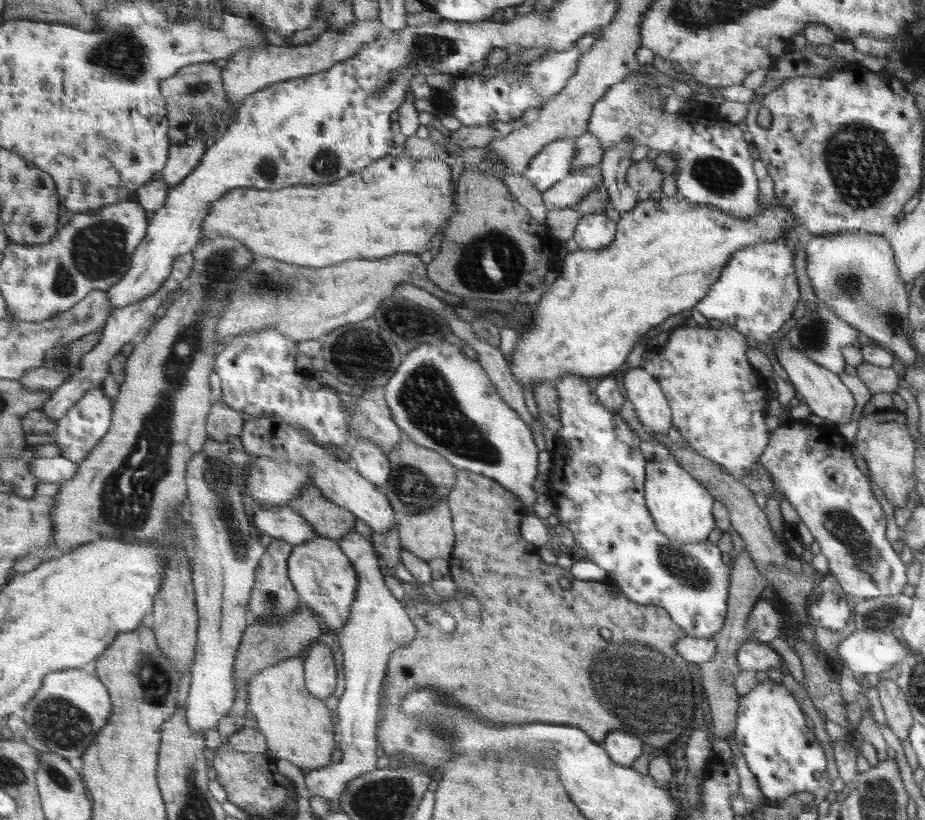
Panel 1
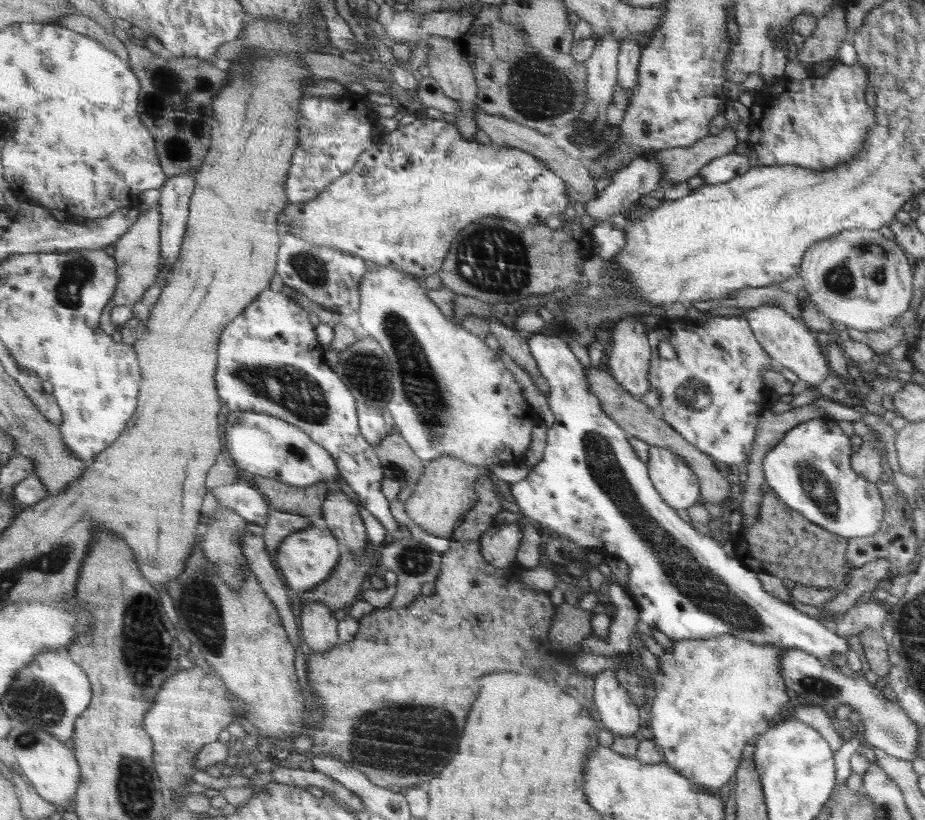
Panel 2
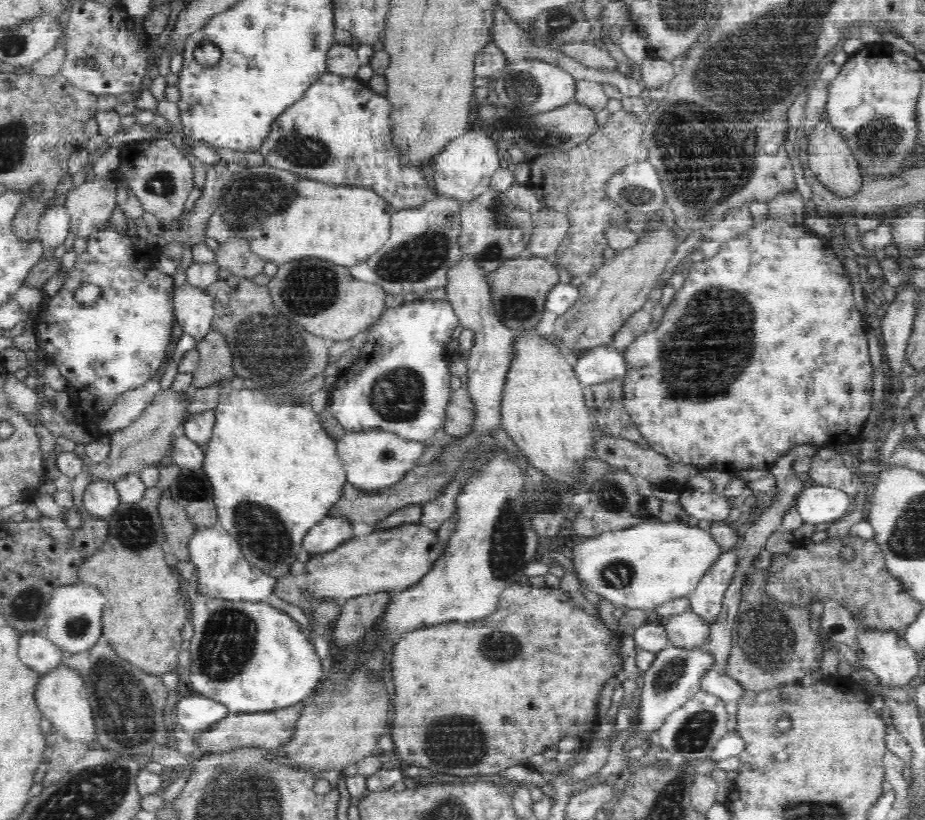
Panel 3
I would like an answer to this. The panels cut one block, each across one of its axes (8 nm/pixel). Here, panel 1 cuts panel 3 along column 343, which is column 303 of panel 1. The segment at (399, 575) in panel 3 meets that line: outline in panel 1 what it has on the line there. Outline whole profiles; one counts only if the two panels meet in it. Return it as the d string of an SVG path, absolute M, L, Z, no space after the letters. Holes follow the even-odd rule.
M320 536L298 544L290 555L288 571L294 588L301 594L302 603L322 616L329 629L338 632L348 622L354 600L357 599L357 589L360 587L356 566L346 556L340 544Z

